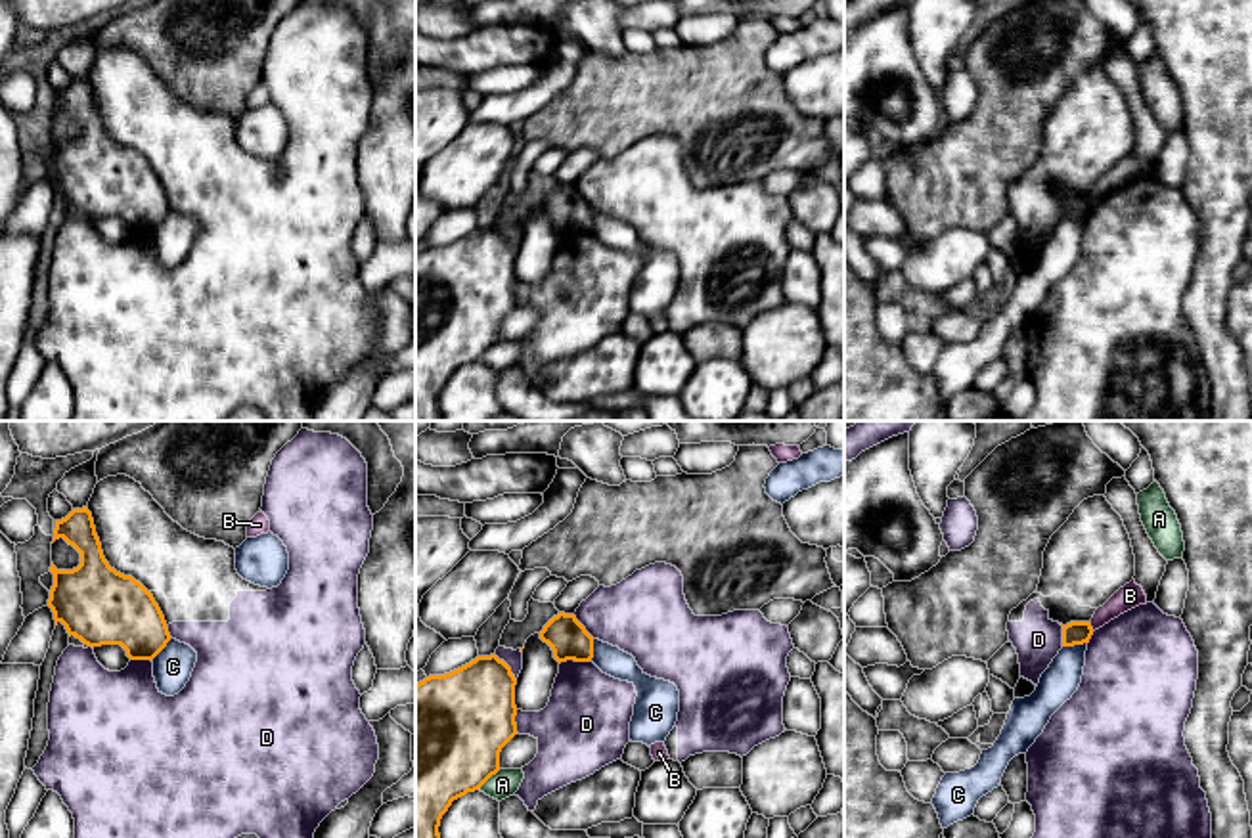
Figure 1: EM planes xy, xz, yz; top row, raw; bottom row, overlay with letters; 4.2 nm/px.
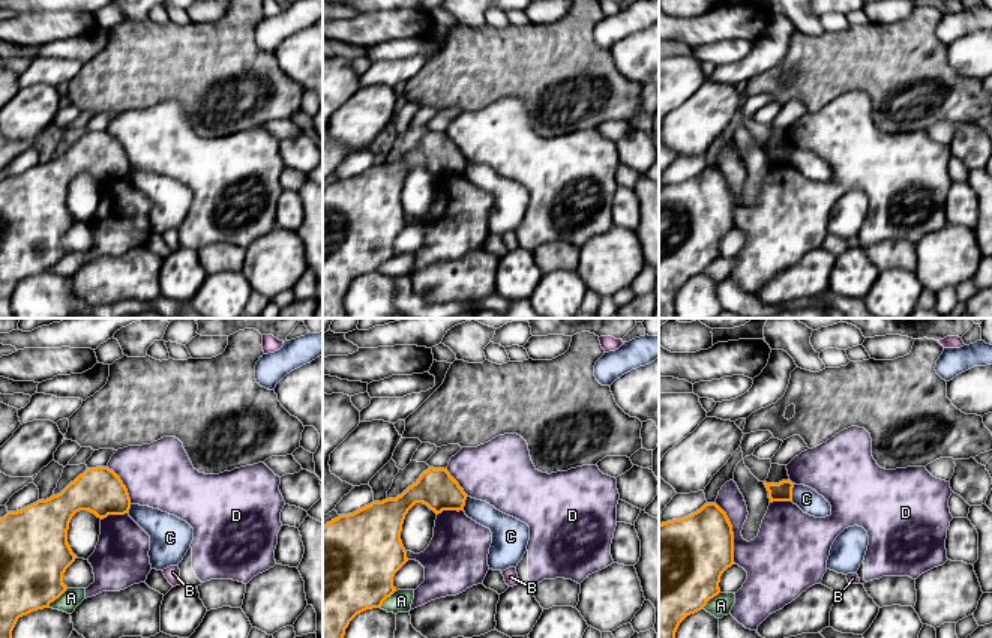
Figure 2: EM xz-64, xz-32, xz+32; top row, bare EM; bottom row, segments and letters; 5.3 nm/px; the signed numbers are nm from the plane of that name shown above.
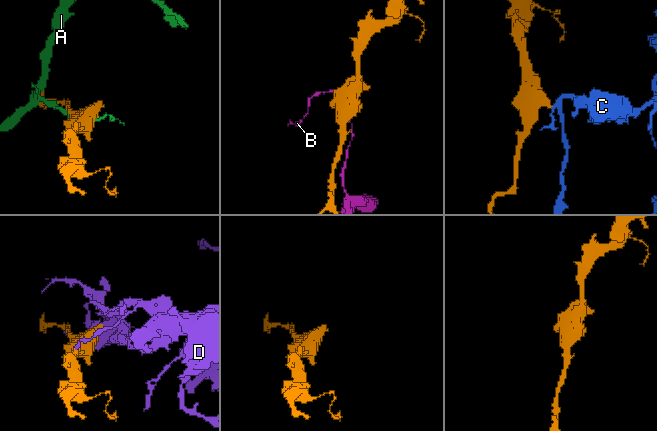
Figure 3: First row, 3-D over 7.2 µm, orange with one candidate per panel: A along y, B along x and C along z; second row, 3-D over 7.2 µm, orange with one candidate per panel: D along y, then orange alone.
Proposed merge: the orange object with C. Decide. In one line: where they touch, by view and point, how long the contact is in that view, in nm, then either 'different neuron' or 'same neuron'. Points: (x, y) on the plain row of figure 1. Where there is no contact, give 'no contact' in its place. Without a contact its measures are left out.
yz (1074, 215) | 110 nm | different neuron

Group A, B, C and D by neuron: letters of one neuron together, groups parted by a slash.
A / B / C / D

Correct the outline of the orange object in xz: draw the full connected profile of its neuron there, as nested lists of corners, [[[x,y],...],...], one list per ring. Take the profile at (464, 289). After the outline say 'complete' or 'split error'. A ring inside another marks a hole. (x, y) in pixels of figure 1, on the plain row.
[[[496,226],[415,256],[415,421],[442,421],[438,398],[452,373],[500,342],[500,323],[517,306],[515,256]]] | complete

